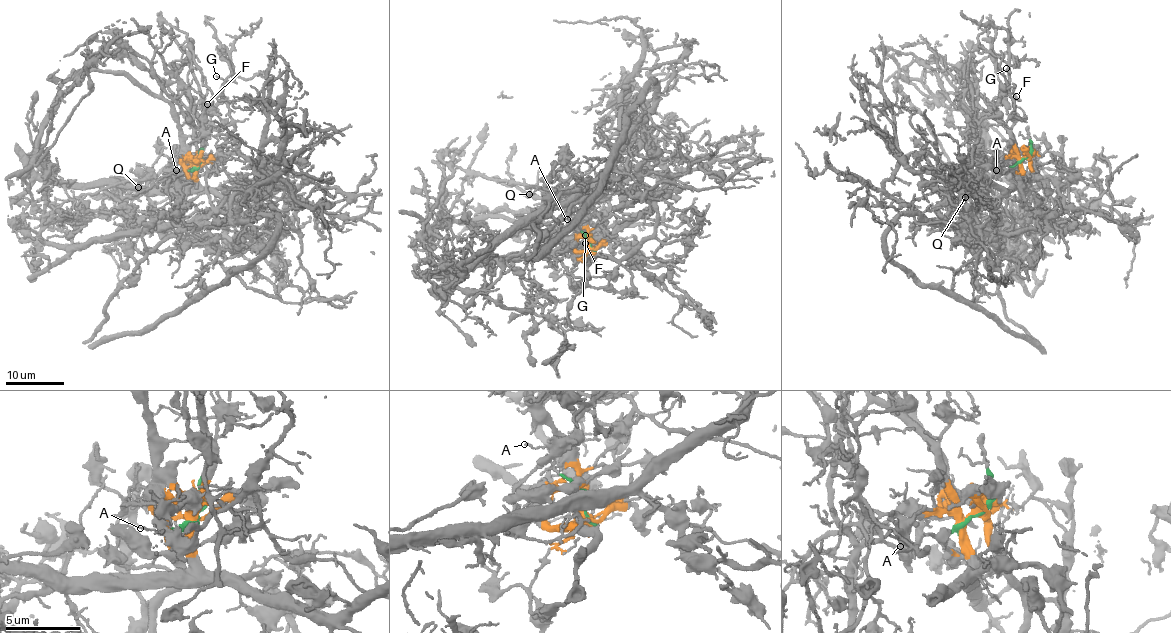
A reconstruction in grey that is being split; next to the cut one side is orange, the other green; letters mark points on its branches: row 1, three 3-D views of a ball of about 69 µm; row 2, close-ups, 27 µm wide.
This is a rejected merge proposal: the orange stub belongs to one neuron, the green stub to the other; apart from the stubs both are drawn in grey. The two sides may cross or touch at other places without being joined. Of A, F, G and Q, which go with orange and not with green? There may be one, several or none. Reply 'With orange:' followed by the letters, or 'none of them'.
With orange: F, G, Q

